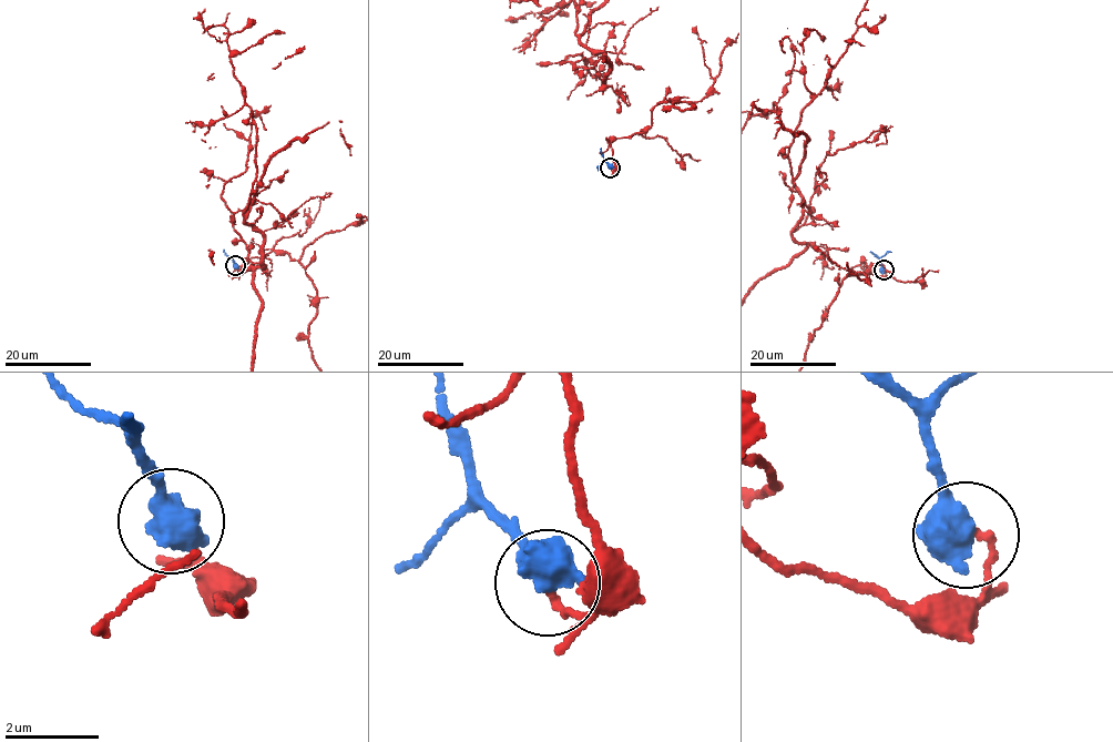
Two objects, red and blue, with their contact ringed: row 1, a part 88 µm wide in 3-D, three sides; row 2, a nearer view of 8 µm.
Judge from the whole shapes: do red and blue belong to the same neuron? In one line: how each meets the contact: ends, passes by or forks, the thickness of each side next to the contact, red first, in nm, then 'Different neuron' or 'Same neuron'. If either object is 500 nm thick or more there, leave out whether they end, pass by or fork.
Thickness 130 nm (red) against 750 nm. Different neuron

